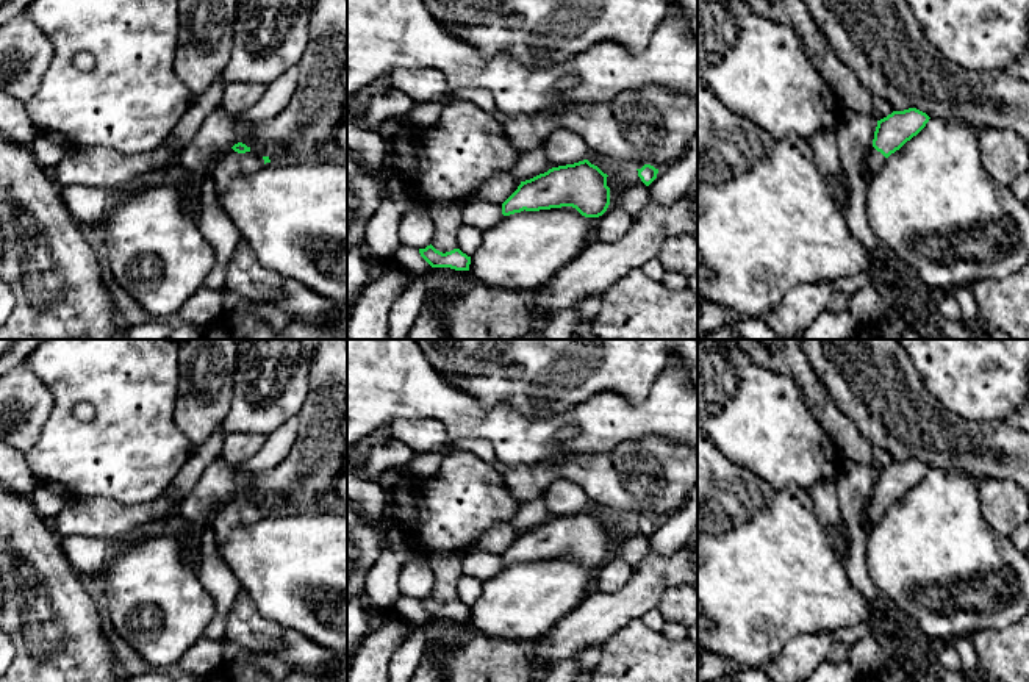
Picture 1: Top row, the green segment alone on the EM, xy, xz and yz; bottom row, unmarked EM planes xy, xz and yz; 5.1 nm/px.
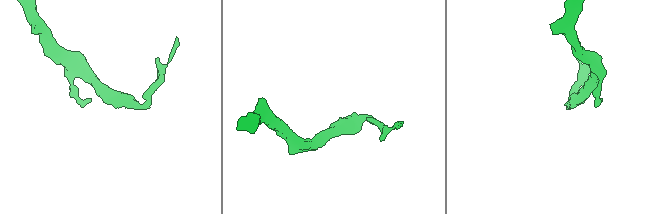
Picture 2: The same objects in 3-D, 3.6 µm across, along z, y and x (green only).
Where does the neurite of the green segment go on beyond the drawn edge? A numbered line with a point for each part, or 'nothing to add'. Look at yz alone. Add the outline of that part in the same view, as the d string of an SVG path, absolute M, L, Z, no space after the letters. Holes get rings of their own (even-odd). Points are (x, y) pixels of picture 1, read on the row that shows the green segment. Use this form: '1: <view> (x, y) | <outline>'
1: yz (874, 160) | M874 147L869 149L866 160L865 160L865 167L863 167L863 177L869 178L876 172L882 169L885 164L887 158L877 152Z

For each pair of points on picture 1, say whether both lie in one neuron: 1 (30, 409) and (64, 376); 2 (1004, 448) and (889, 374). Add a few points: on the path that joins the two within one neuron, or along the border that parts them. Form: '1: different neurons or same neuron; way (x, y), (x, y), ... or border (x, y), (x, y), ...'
1: different neurons; border (25, 363), (50, 390), (53, 399), (44, 426)
2: same neuron; way (975, 448), (957, 445), (917, 404)

